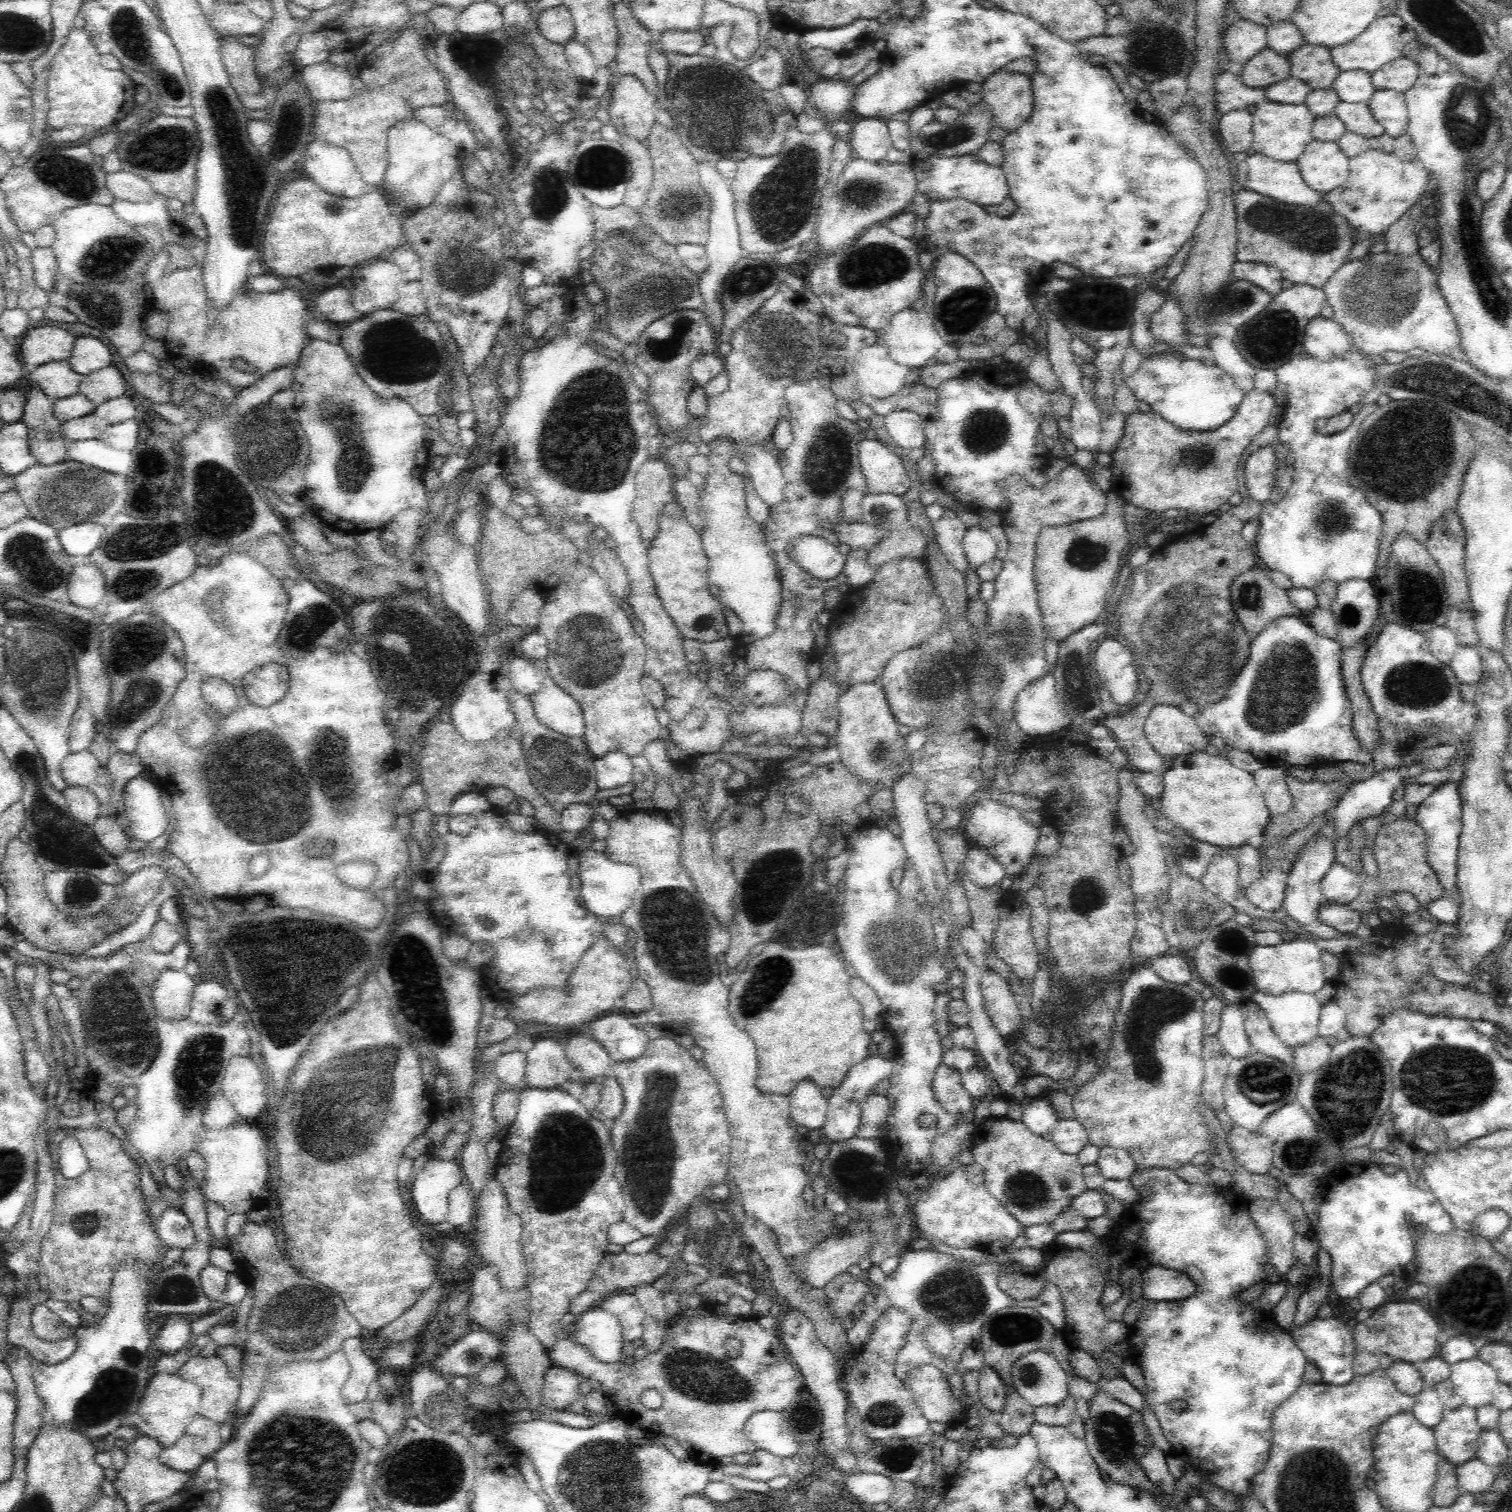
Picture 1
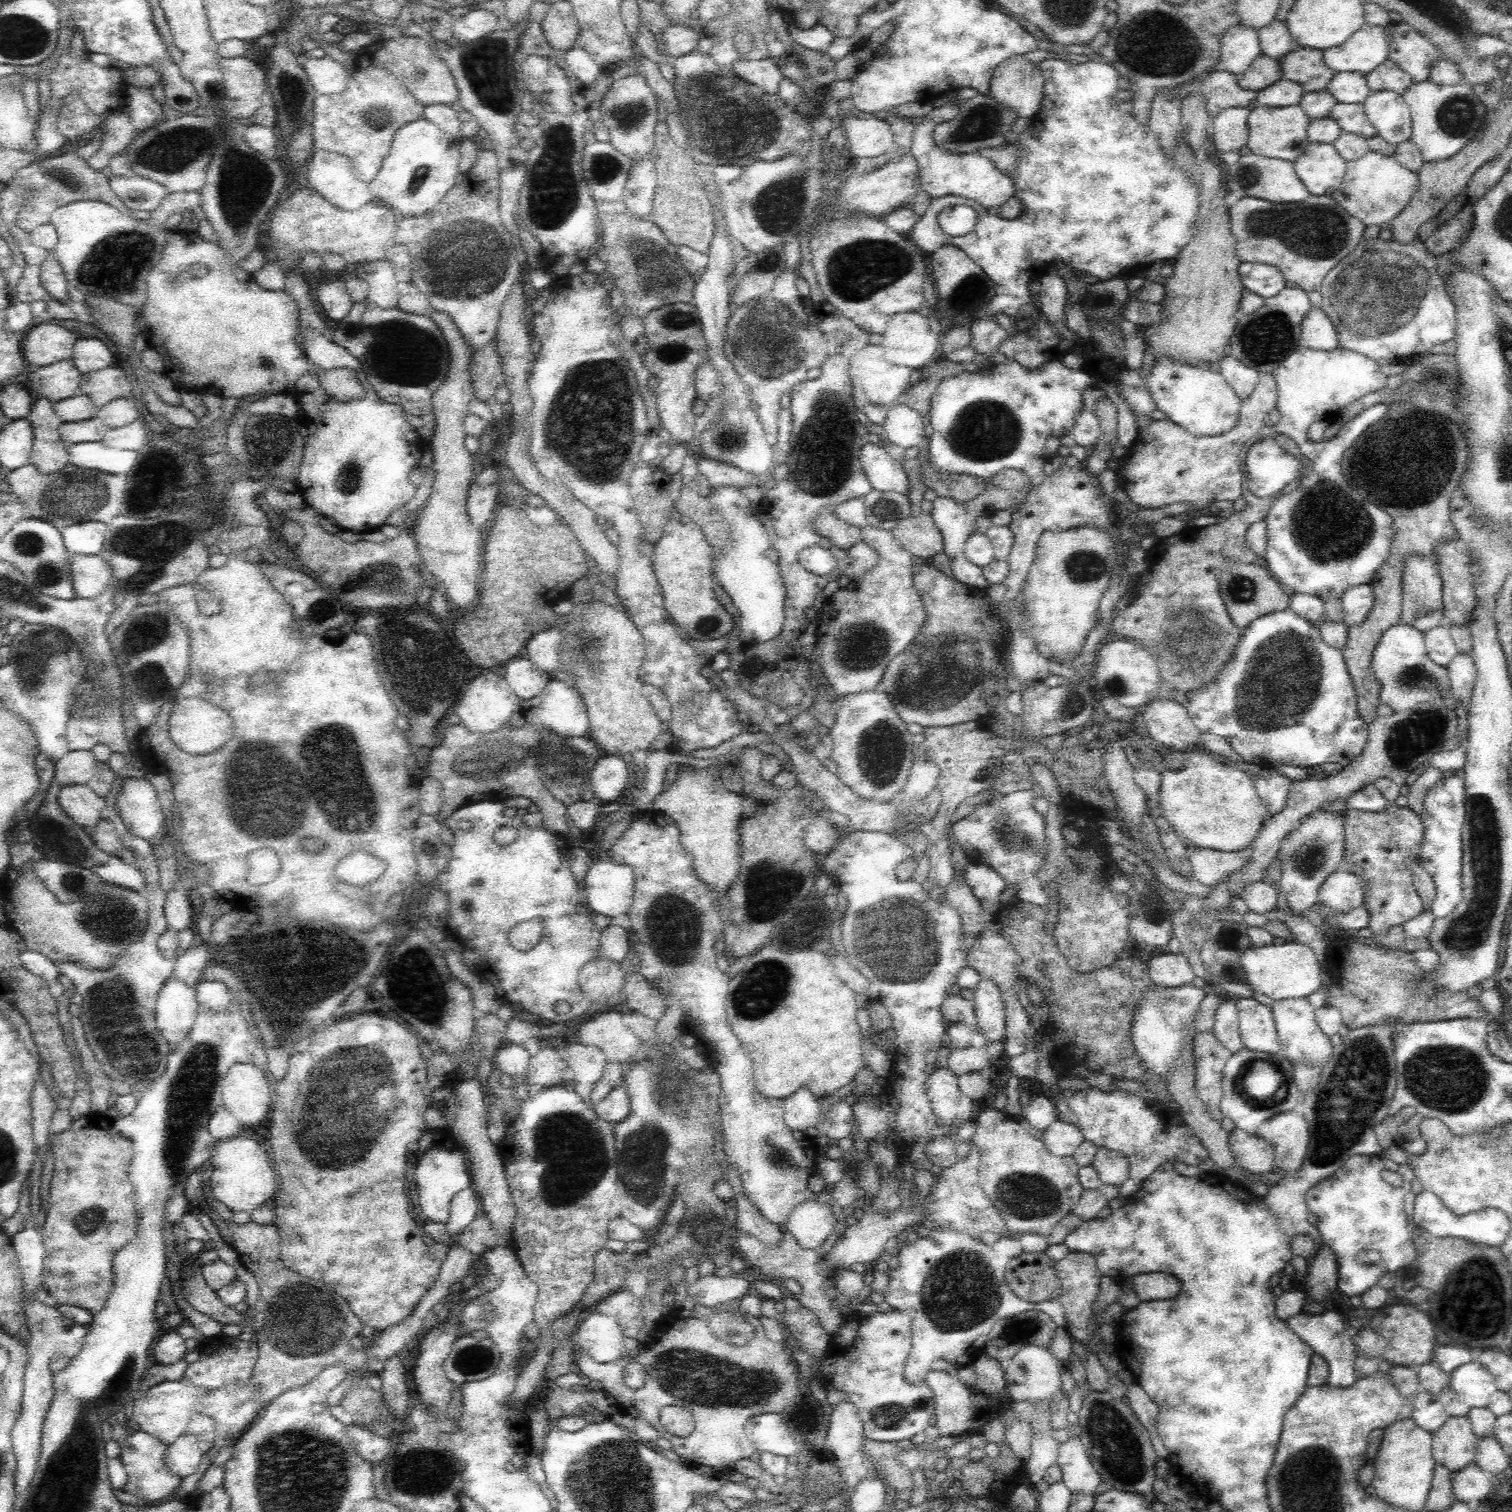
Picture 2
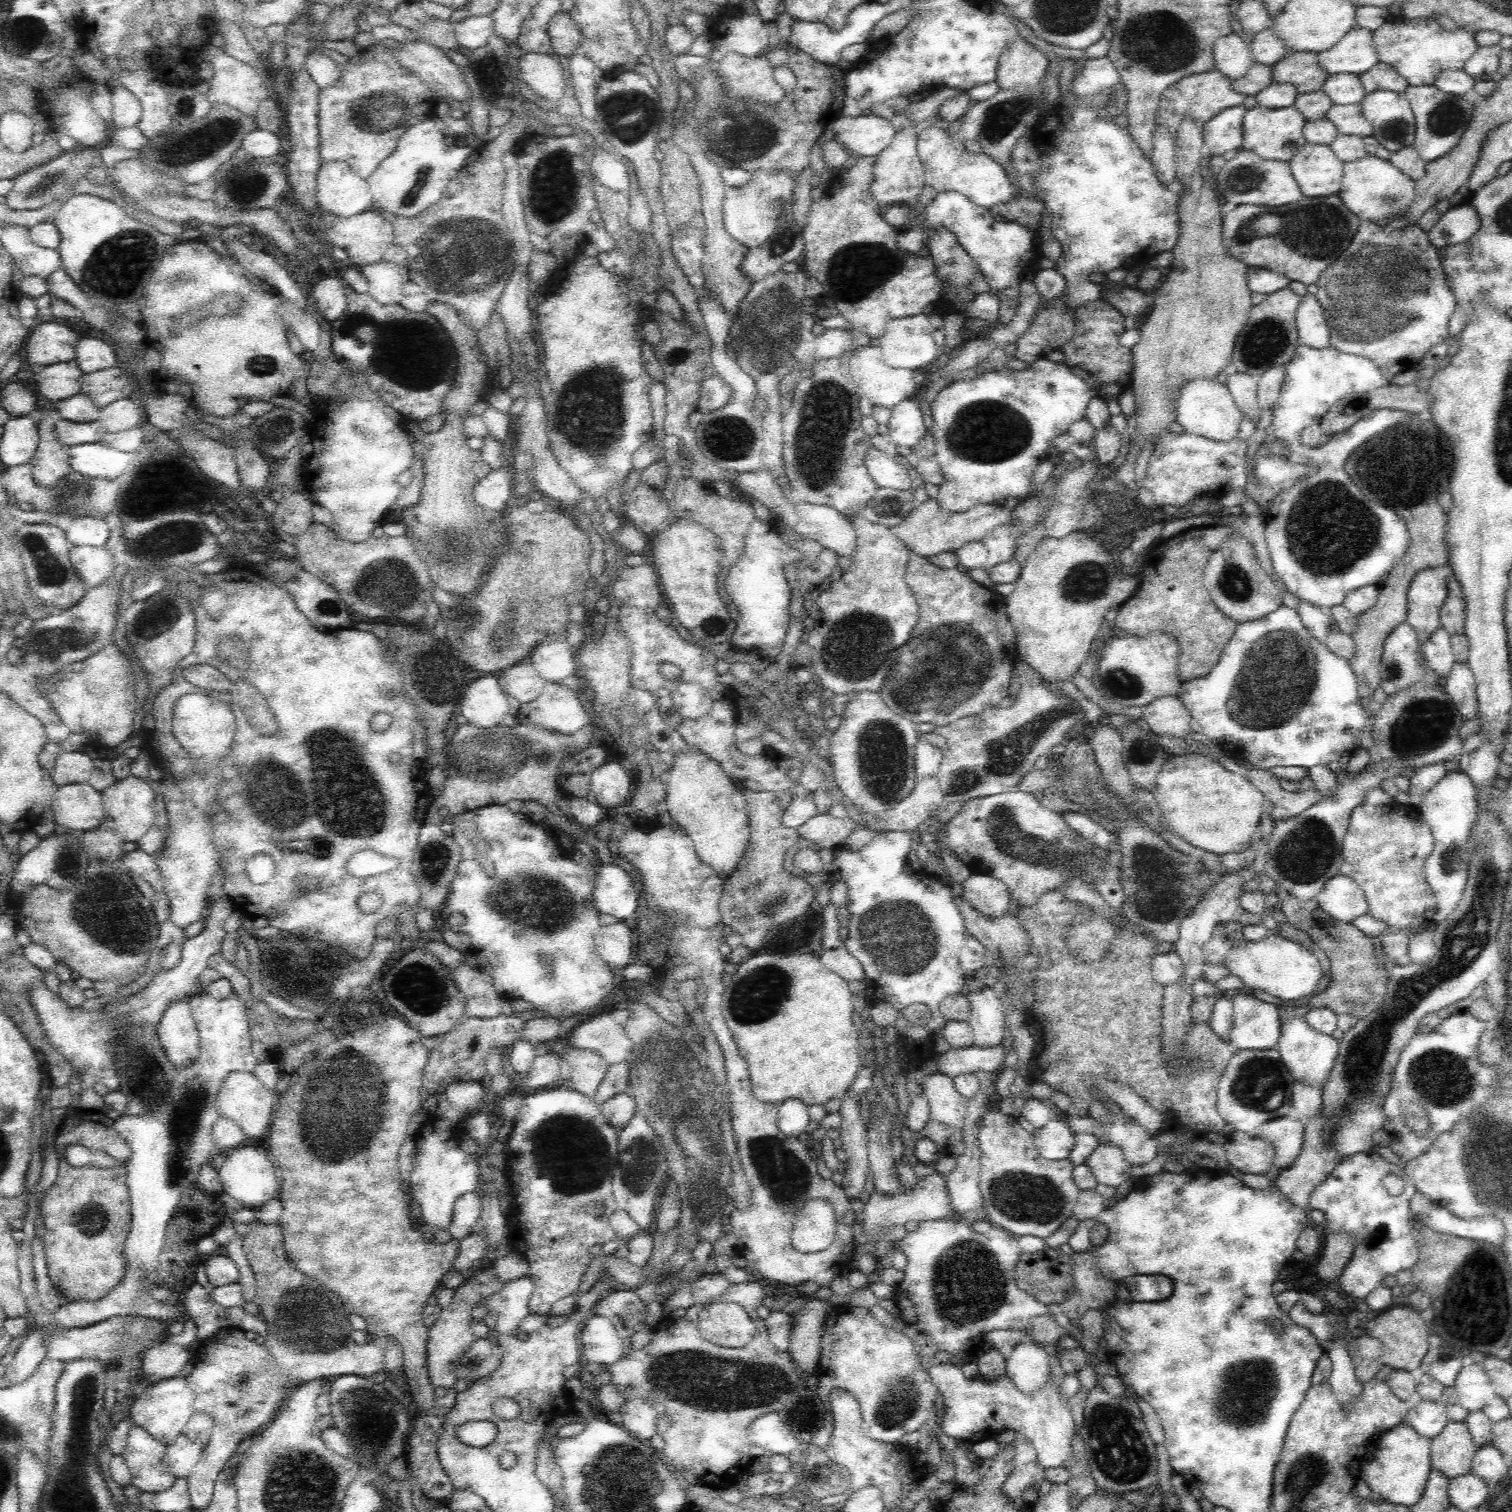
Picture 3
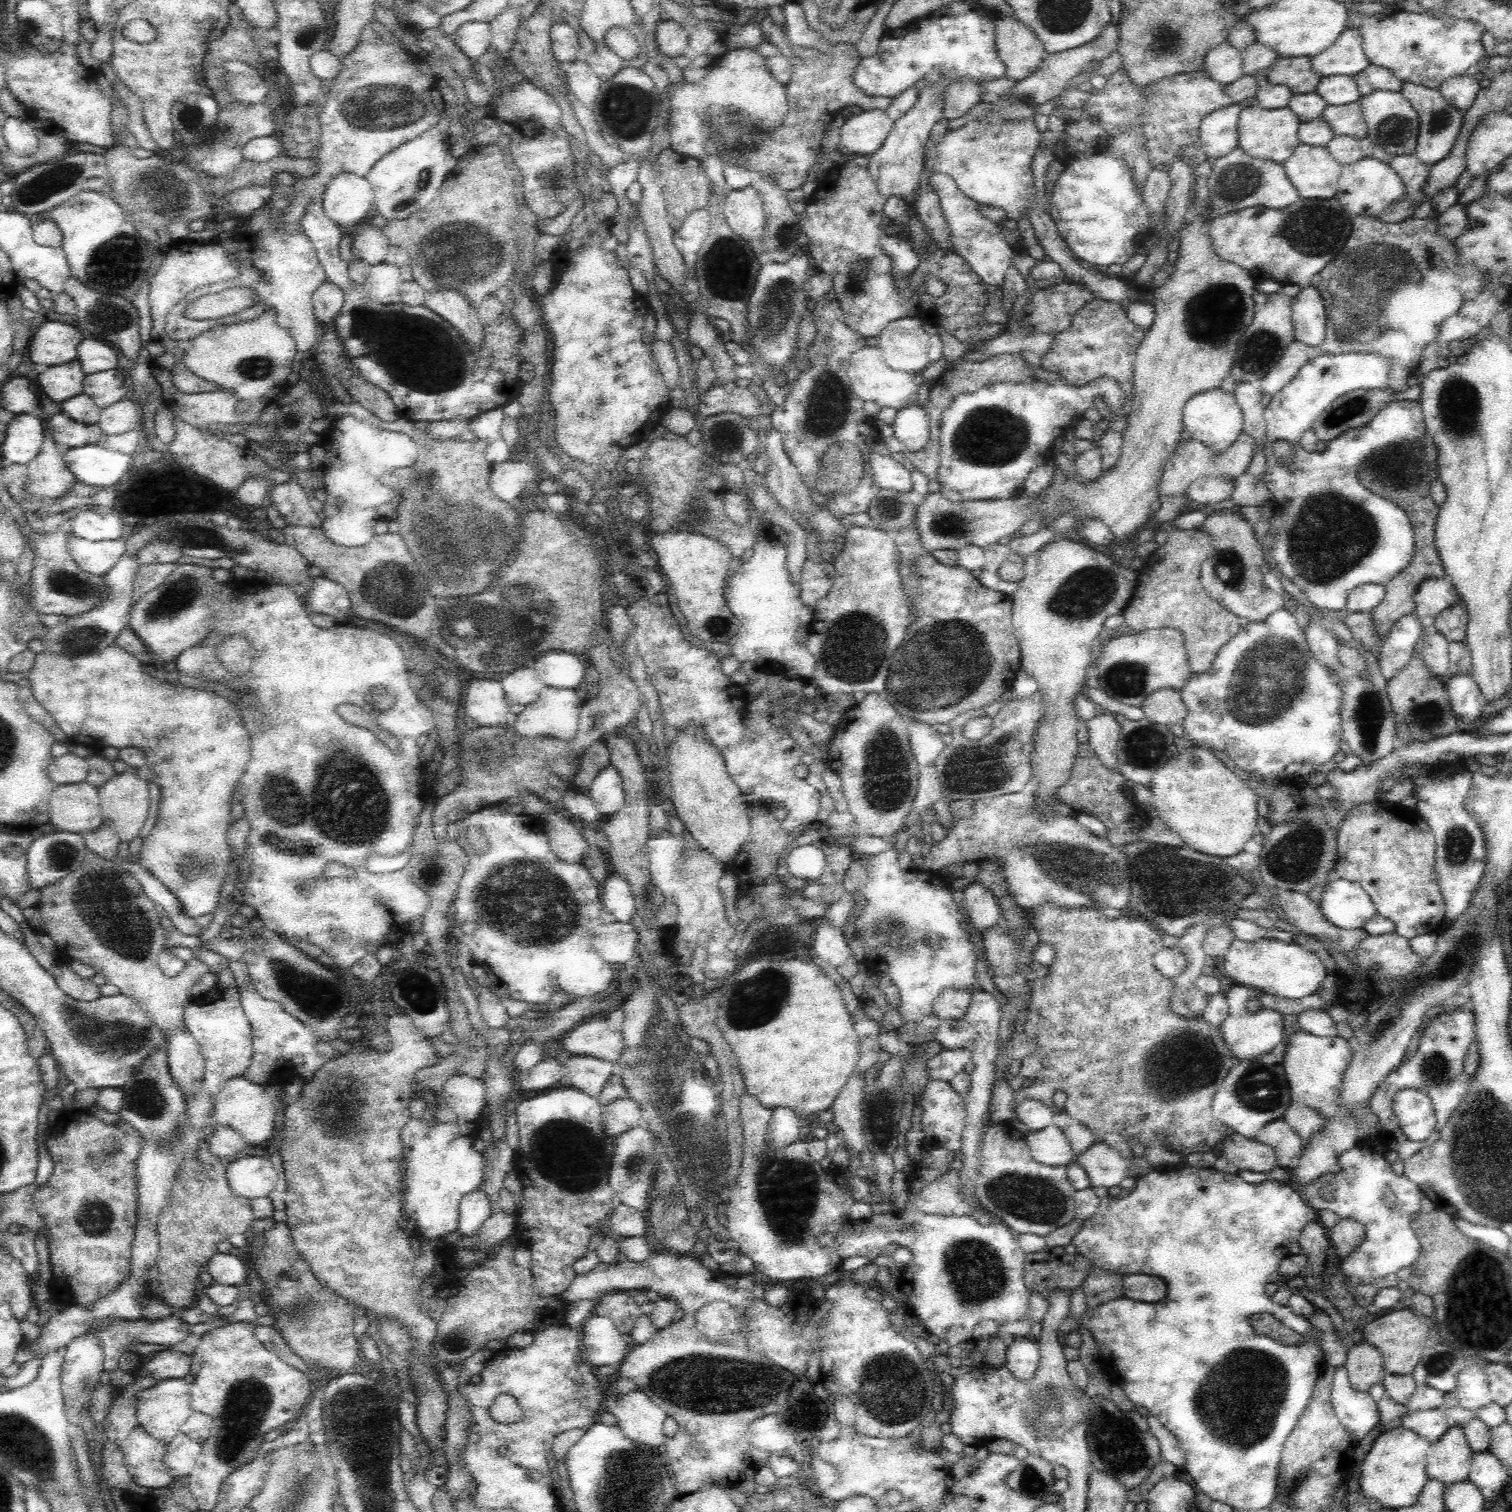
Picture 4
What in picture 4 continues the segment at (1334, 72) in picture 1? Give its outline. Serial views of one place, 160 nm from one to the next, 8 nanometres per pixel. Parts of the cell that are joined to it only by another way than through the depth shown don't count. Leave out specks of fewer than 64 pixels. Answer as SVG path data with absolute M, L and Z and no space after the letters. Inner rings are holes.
M1279 57L1270 68L1265 70L1265 74L1270 83L1286 86L1293 94L1309 94L1316 91L1322 78L1312 70L1310 64L1312 64L1310 57Z

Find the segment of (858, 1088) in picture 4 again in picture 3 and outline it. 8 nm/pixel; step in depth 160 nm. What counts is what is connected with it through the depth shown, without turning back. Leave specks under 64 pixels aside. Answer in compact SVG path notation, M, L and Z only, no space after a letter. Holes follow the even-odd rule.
M842 1095L839 1114L842 1124L837 1144L844 1150L847 1160L843 1173L837 1179L846 1196L856 1199L864 1191L864 1180L869 1170L867 1124L860 1117L859 1102L850 1095Z

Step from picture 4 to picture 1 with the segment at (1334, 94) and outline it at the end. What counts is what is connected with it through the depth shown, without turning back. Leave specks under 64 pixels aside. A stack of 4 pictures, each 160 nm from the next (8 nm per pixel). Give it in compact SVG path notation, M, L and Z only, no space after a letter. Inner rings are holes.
M1360 69L1342 71L1332 88L1340 100L1347 103L1368 103L1377 90L1372 83L1372 74Z

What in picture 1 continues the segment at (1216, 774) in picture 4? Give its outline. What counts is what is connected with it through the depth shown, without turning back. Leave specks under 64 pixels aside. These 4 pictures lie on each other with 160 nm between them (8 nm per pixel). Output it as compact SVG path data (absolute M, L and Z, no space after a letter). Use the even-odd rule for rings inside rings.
M1208 750L1178 755L1170 759L1172 767L1163 776L1163 793L1157 799L1156 805L1160 815L1169 820L1169 823L1181 831L1185 831L1192 838L1208 842L1228 849L1232 846L1243 846L1252 838L1263 834L1270 822L1270 811L1265 803L1264 795L1258 790L1254 782L1254 774L1240 770L1228 761L1228 758L1206 754Z

